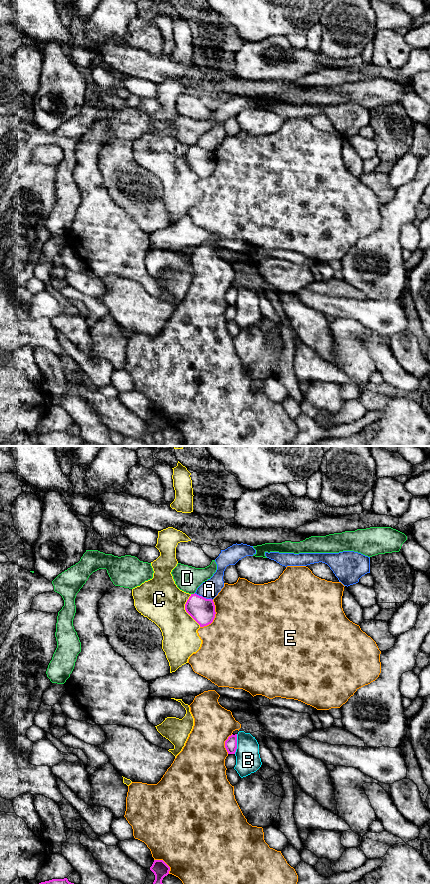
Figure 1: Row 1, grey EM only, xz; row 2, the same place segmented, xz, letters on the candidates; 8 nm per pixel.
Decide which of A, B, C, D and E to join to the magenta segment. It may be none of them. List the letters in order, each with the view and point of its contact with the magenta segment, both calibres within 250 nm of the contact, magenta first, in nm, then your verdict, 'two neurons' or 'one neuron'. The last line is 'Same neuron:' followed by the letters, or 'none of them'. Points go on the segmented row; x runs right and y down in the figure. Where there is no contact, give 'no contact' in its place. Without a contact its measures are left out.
A: contact xz (203, 597); calibres 200 and 150 nm; two neurons
B: contact xz (236, 744); calibres 100 and 200 nm; two neurons
C: contact xz (185, 609); calibres 200 and 360 nm; two neurons
D: contact xz (192, 594); calibres 200 and 200 nm; two neurons
E: contact xz (214, 617); calibres 200 and 500 nm; two neurons
Same neuron: none of them

